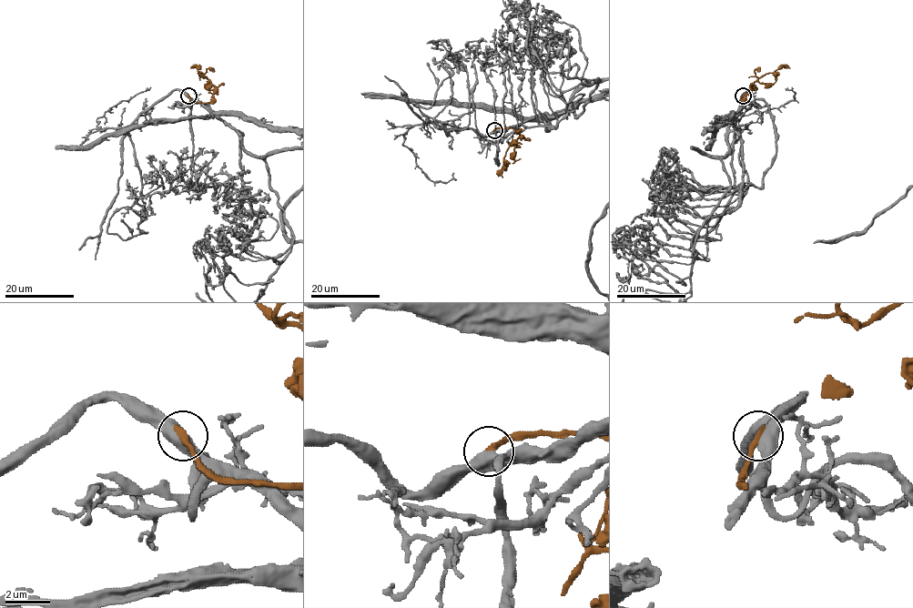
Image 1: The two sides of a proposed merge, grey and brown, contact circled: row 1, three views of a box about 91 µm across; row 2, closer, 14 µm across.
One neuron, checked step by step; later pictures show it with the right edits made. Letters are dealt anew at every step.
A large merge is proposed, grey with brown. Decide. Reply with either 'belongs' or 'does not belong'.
does not belong

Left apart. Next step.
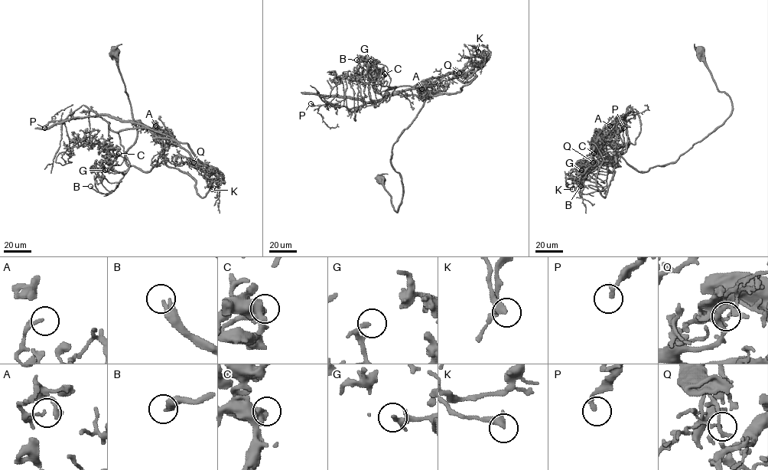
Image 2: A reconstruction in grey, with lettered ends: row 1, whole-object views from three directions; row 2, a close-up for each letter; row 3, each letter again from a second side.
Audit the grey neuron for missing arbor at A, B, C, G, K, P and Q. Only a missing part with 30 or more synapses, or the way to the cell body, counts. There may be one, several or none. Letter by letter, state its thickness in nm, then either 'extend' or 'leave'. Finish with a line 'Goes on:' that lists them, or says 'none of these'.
A: 100 nm thick; leave
B: 360 nm thick; extend
C: 480 nm thick; extend
G: 150 nm thick; extend
K: 400 nm thick; leave
P: 240 nm thick; leave
Q: 140 nm thick; leave
Goes on: B, C, G

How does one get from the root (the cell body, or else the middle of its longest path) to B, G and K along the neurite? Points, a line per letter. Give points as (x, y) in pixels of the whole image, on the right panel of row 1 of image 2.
B: (700, 52), (730, 115), (645, 171), (606, 128), (622, 142), (606, 187), (580, 186)
G: (700, 52), (731, 102), (721, 125), (645, 171), (615, 151), (606, 128), (622, 142), (607, 178), (581, 170)
K: (700, 52), (730, 99), (730, 115), (674, 162), (645, 171), (601, 138), (586, 176), (566, 179), (572, 189)

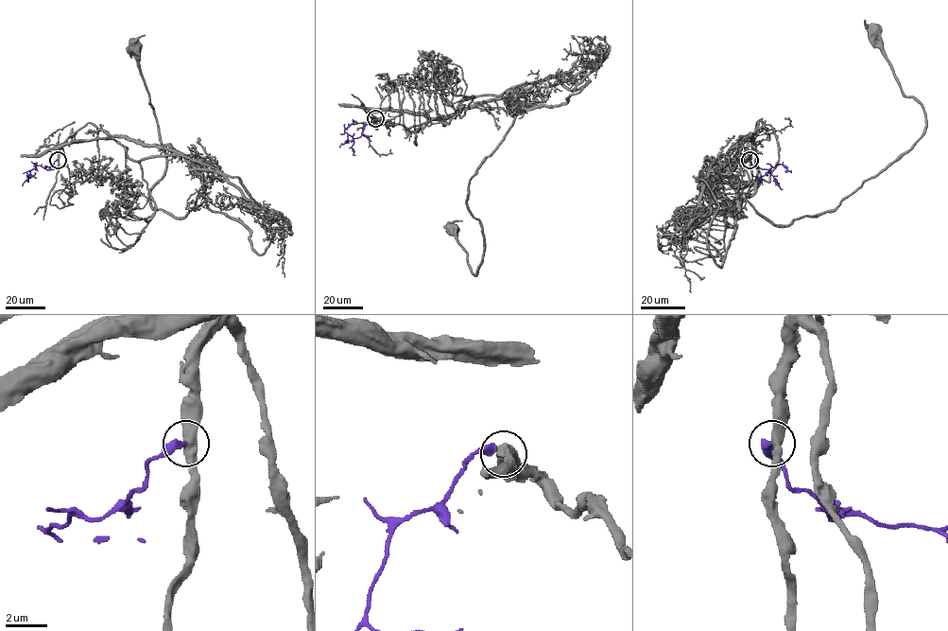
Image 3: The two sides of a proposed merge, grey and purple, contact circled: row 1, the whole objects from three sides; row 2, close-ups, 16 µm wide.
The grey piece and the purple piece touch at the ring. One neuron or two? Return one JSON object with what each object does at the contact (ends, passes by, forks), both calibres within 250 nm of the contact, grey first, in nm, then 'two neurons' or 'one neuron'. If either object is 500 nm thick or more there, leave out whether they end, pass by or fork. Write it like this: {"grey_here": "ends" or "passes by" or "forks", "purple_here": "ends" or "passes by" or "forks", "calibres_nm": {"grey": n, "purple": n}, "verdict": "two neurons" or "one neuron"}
{"grey_here": "passes by", "purple_here": "ends", "calibres_nm": {"grey": 460, "purple": 340}, "verdict": "two neurons"}

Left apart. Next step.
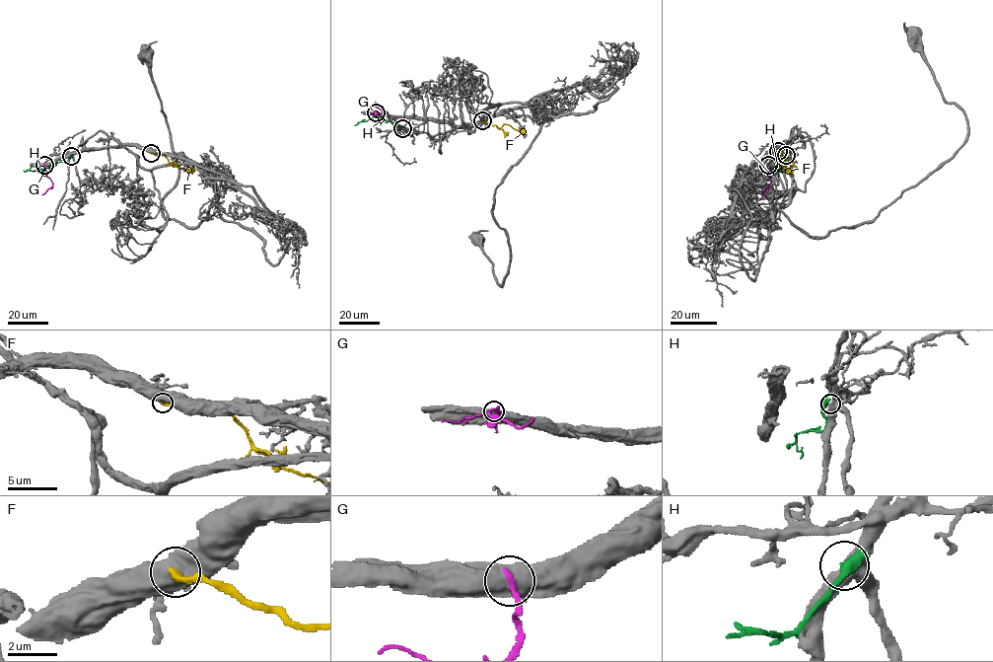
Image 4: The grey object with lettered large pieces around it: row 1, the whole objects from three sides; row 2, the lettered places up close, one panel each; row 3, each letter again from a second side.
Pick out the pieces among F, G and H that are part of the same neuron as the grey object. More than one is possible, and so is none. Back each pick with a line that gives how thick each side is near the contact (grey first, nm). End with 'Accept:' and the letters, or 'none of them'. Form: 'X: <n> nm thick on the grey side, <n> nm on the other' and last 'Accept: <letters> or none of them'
Accept: none of them

